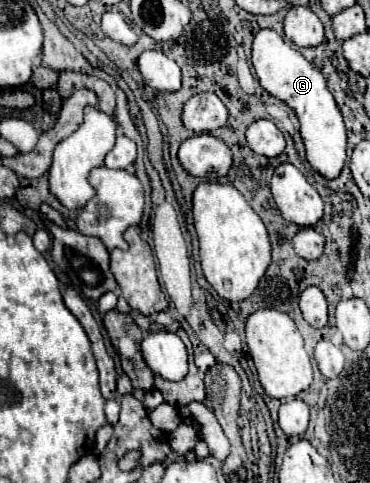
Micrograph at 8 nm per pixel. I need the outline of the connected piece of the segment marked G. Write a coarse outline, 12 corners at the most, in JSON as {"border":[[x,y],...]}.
{"border":[[272,29],[250,61],[294,109],[324,179],[346,161],[346,127],[326,77]]}

